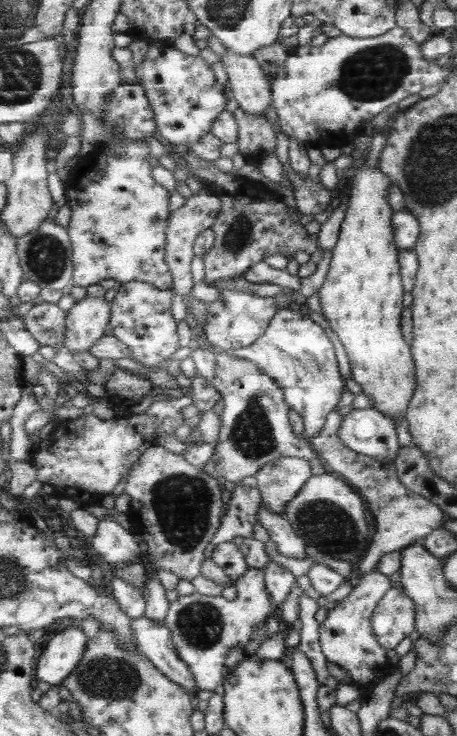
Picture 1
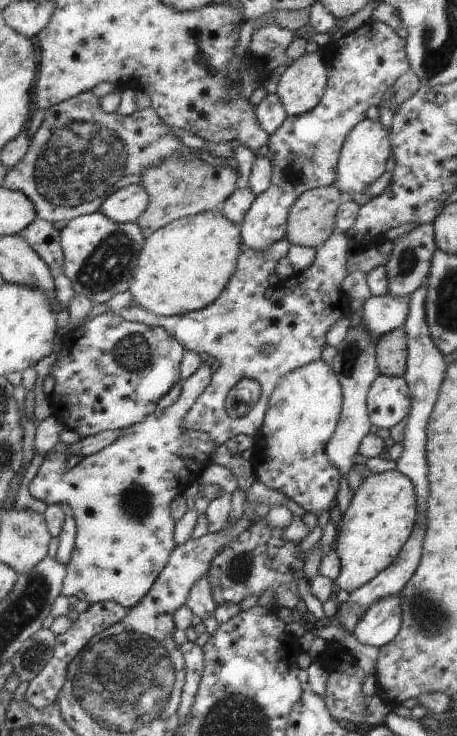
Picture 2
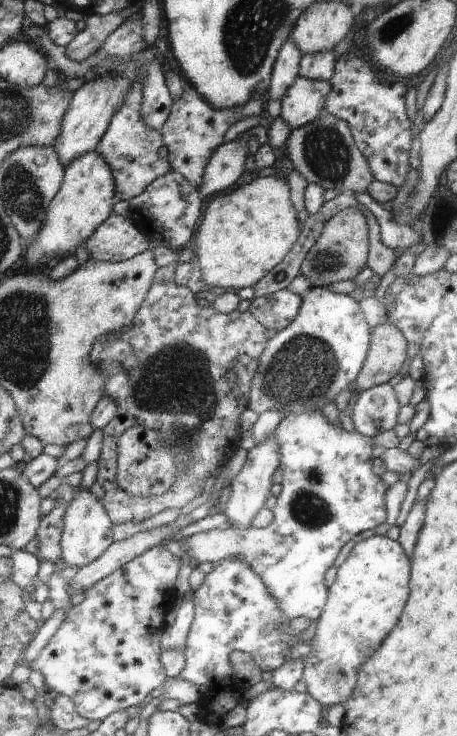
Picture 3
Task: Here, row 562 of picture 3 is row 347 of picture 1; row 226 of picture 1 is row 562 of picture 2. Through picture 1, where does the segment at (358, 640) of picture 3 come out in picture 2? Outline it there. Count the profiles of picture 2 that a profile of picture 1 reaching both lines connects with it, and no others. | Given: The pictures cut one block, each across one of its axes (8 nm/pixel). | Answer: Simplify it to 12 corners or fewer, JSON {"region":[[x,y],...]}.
{"region":[[365,475],[337,529],[351,595],[401,555],[416,528],[413,482]]}

